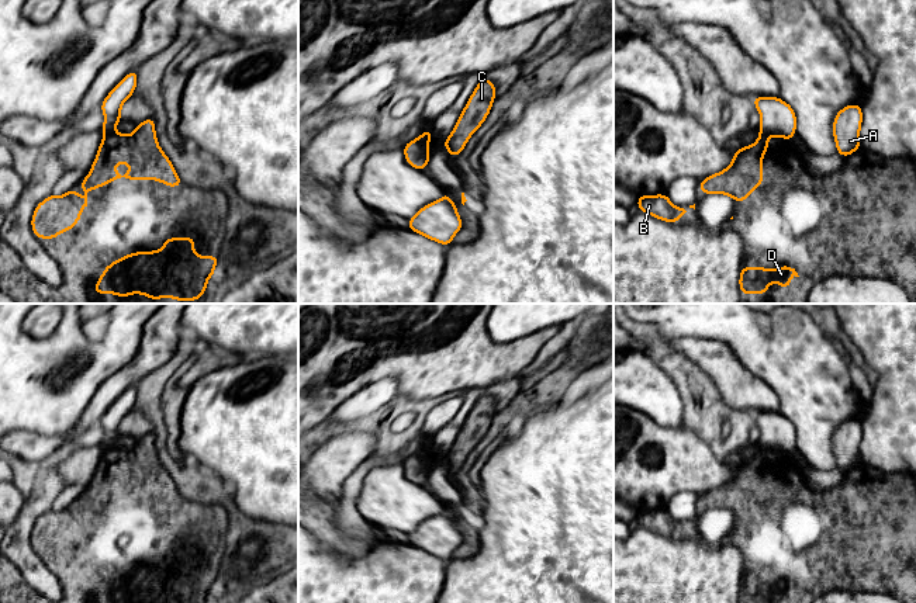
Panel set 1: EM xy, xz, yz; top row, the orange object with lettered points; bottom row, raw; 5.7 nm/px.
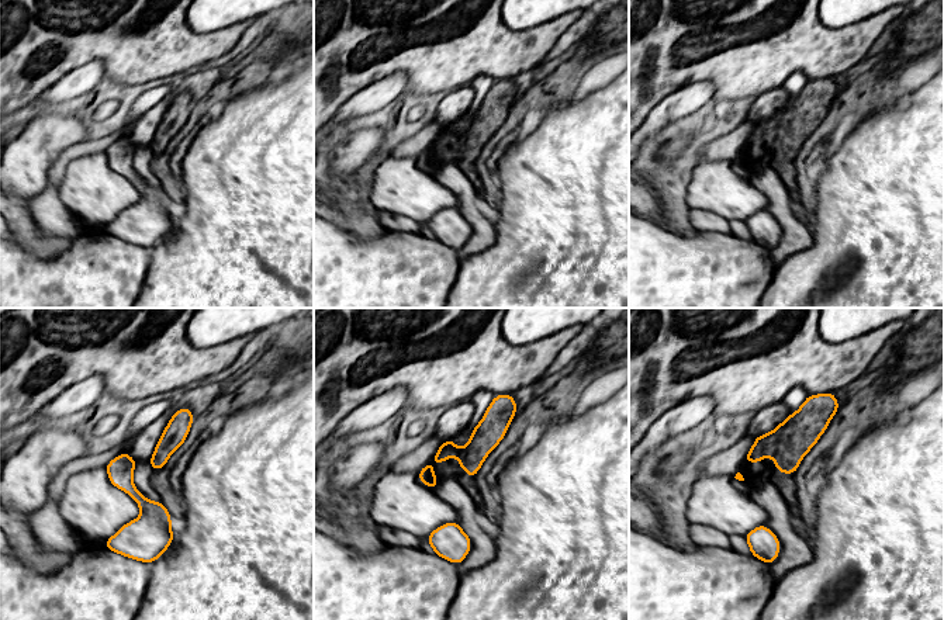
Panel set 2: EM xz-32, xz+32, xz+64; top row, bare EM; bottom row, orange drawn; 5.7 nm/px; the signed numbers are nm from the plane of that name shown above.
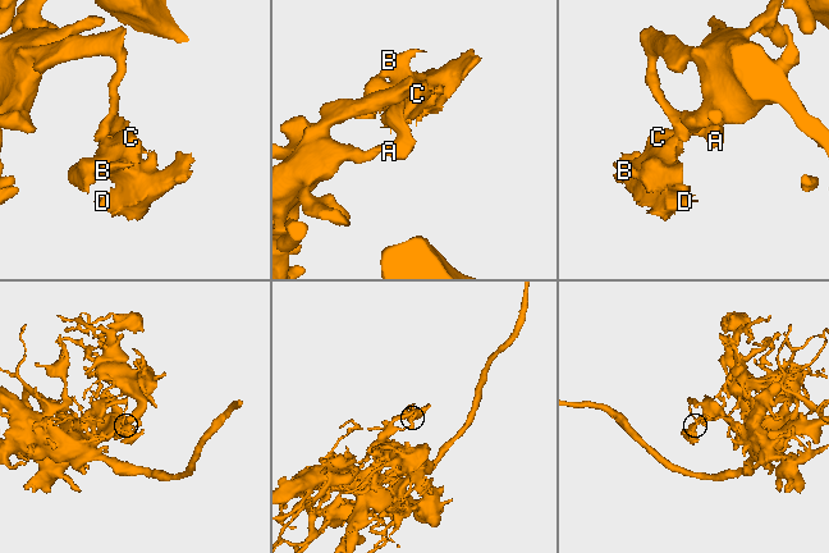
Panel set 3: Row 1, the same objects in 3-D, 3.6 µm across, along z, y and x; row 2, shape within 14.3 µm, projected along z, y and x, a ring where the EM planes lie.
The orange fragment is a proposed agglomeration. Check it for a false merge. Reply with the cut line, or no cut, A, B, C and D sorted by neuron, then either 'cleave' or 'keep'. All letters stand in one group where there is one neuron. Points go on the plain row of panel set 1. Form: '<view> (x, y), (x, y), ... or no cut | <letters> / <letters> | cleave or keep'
xy (113, 444), (104, 449) | A / B C D | cleave

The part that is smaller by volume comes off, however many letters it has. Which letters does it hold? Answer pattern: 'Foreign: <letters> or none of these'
Foreign: B, C, D

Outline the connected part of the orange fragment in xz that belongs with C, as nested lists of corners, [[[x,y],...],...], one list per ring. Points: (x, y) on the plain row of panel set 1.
[[[483,391],[463,423],[452,448],[443,455],[443,462],[447,464],[450,471],[457,472],[462,468],[467,455],[488,432],[495,412],[494,398]]]

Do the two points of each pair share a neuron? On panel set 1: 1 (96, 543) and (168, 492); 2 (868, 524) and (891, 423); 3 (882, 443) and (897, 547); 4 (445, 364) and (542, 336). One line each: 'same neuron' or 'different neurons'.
1: same neuron
2: different neurons
3: different neurons
4: same neuron

